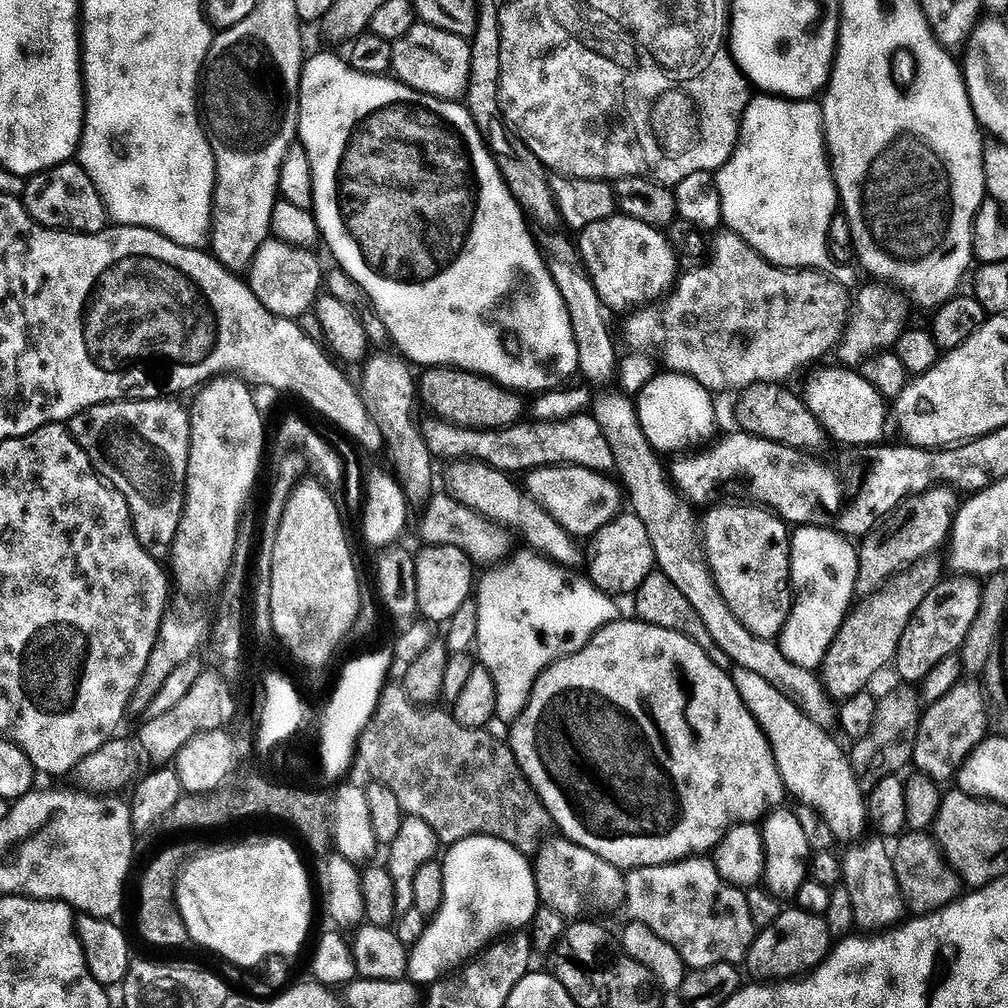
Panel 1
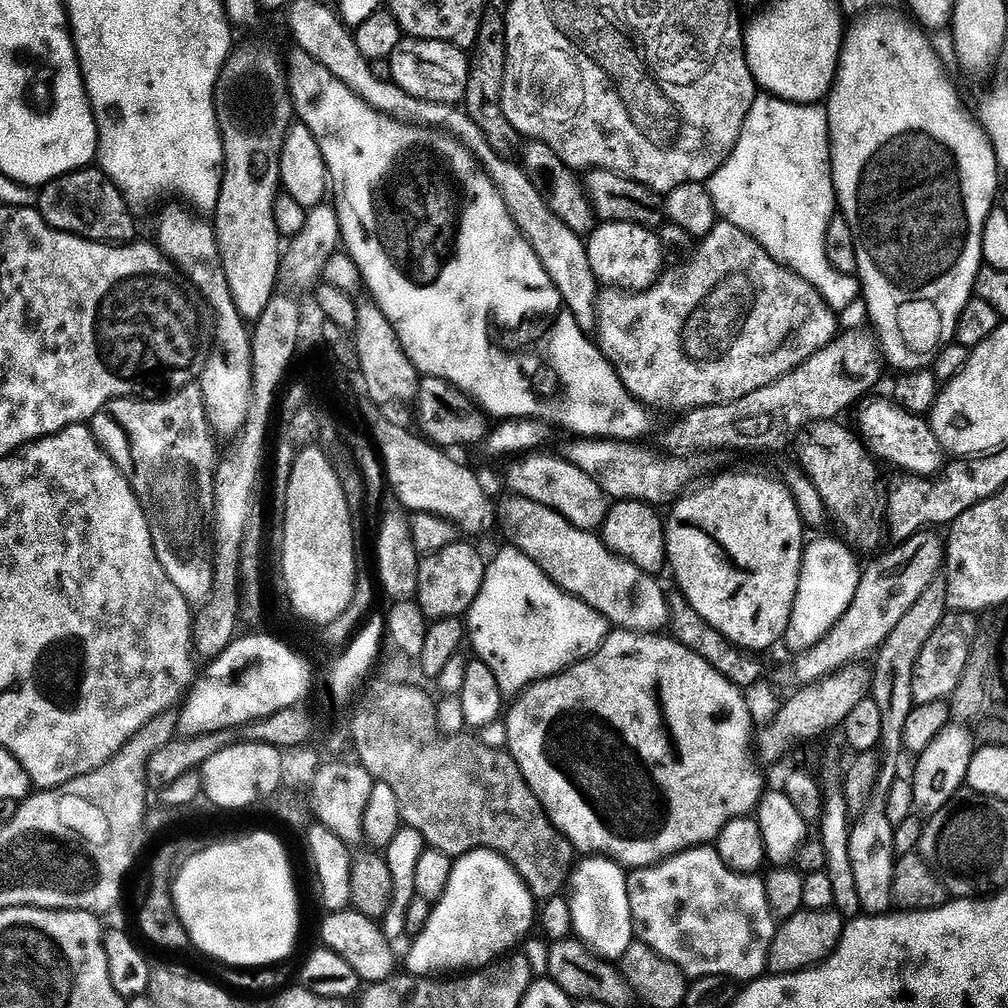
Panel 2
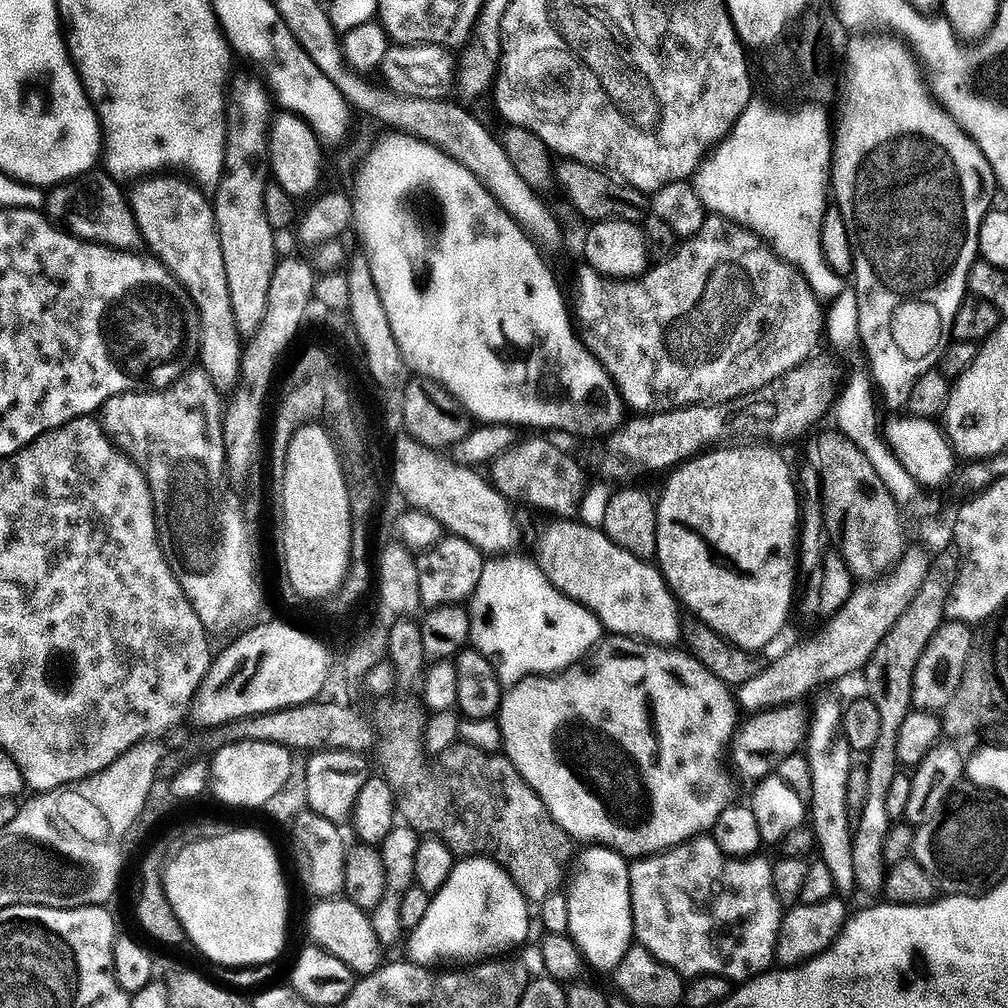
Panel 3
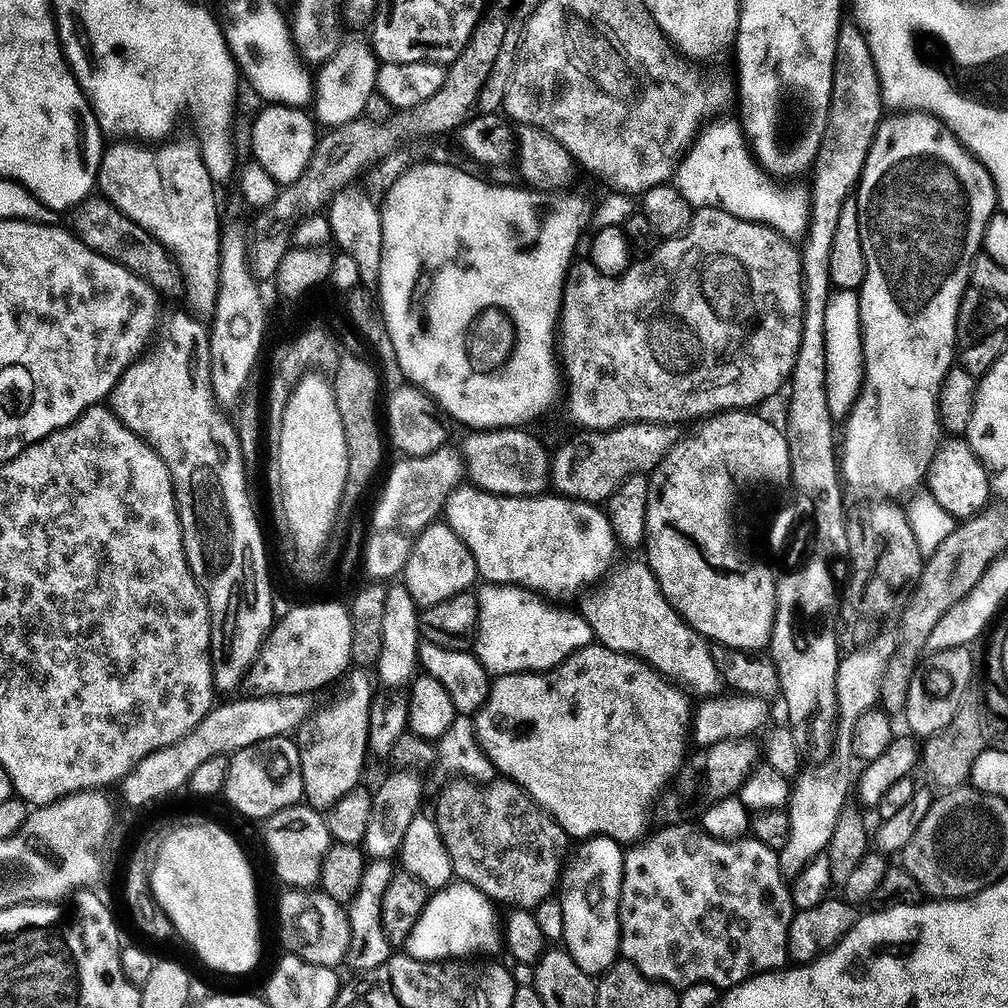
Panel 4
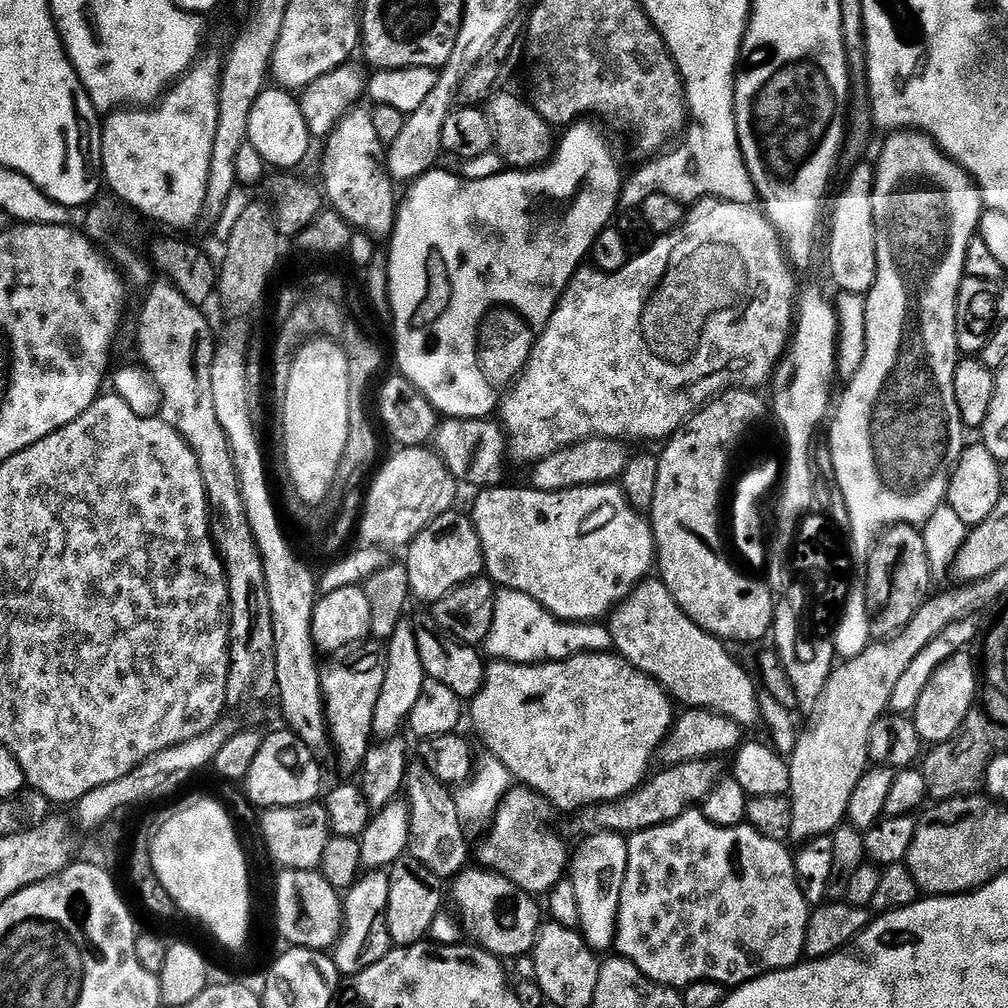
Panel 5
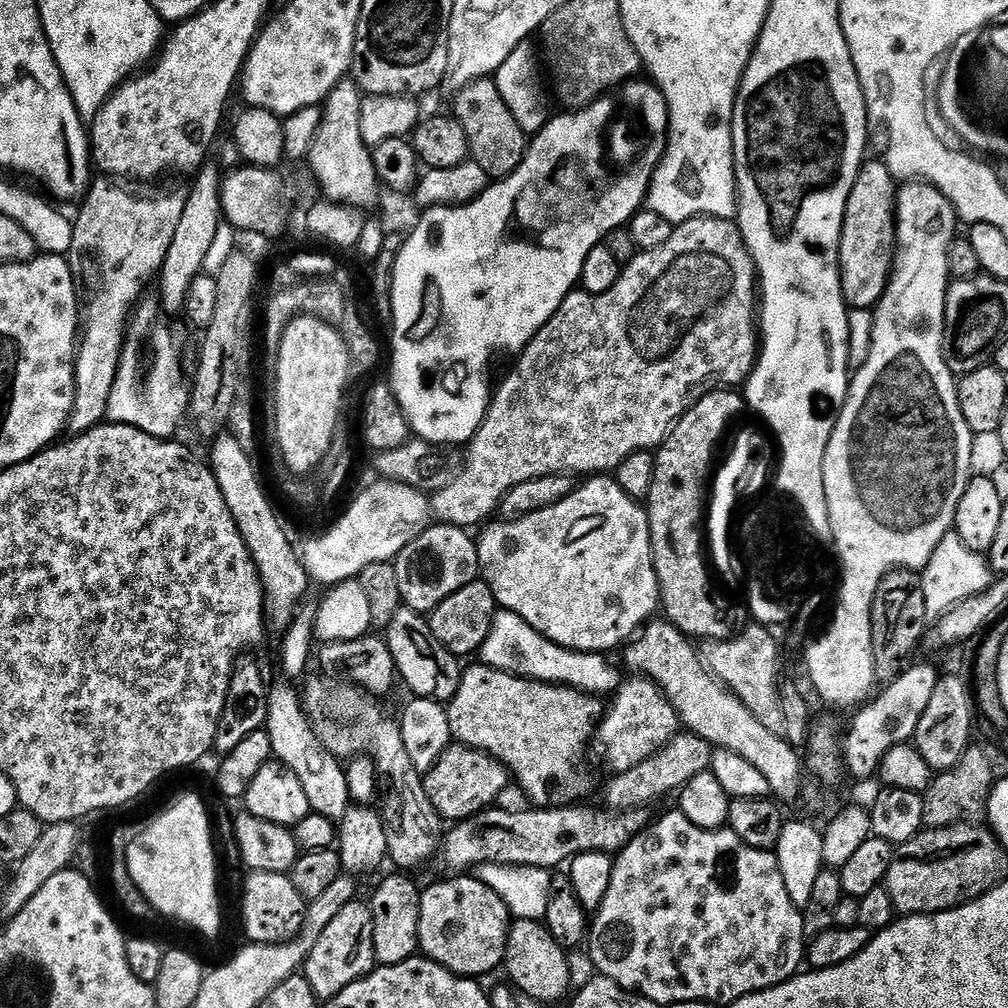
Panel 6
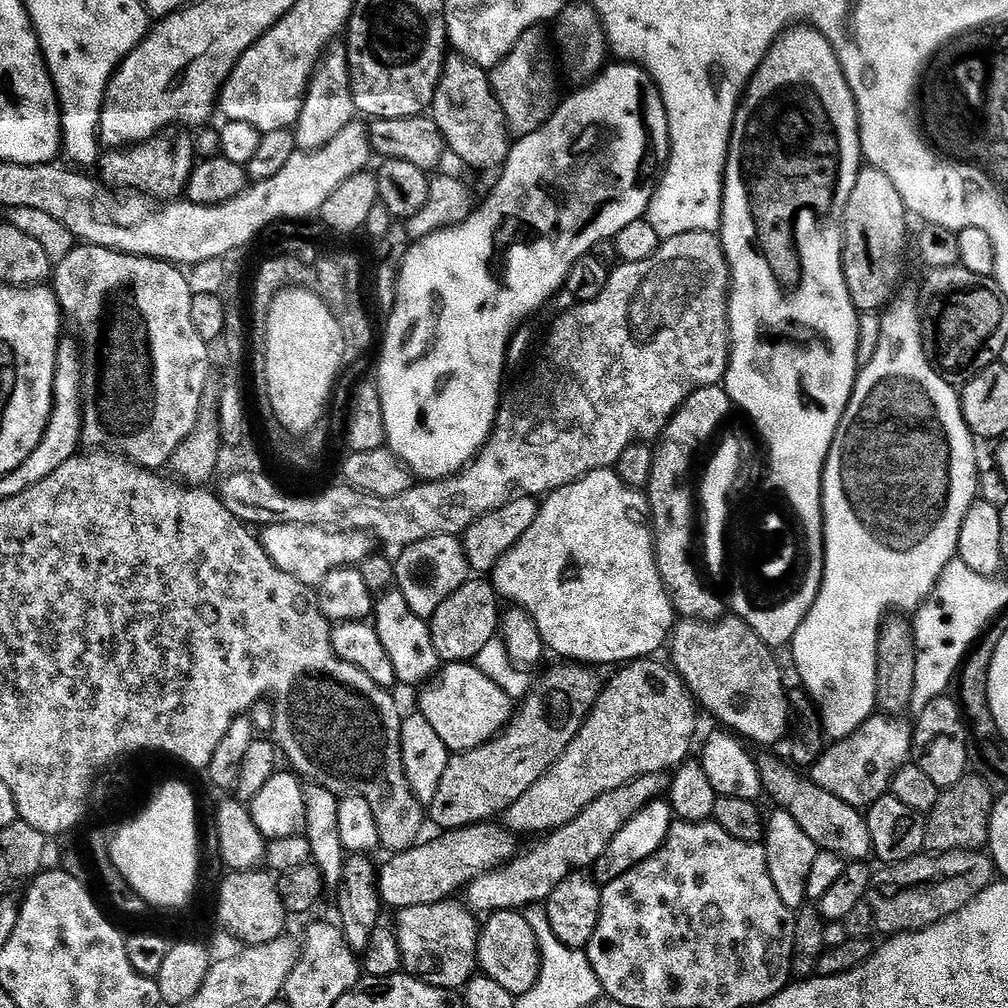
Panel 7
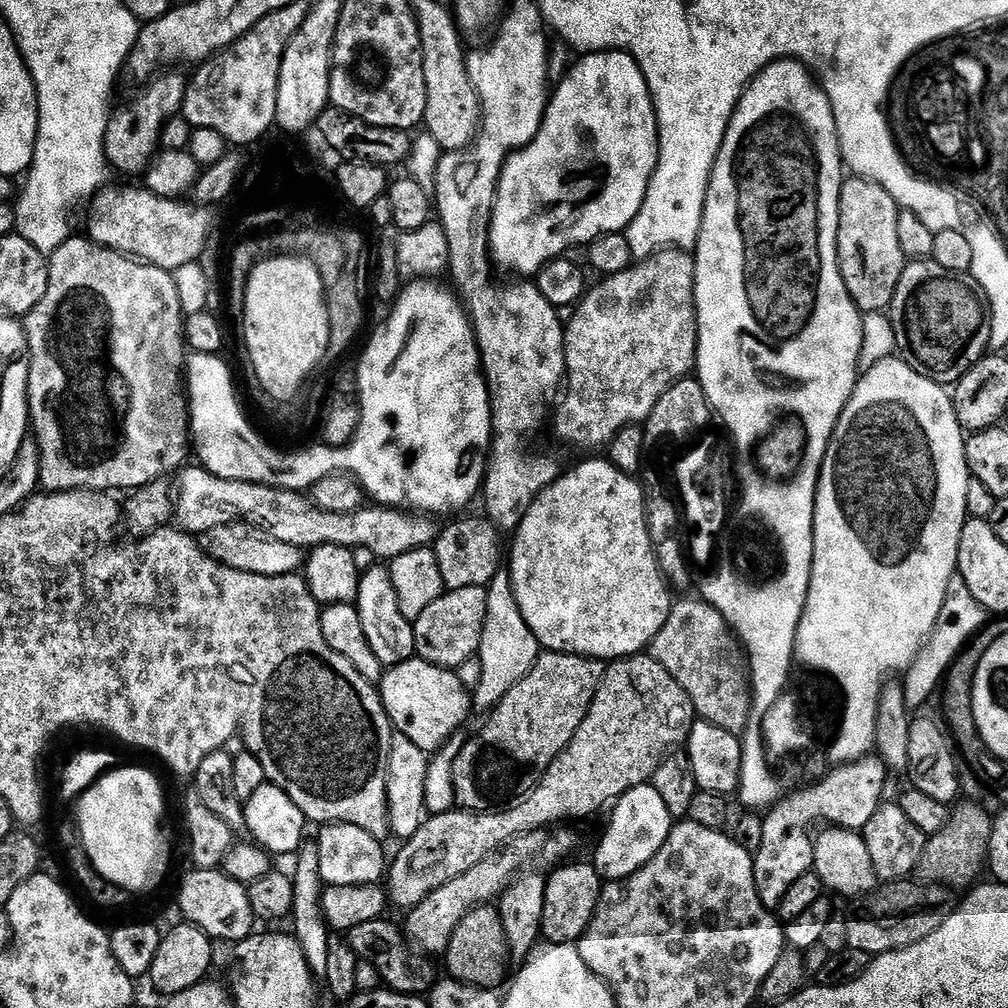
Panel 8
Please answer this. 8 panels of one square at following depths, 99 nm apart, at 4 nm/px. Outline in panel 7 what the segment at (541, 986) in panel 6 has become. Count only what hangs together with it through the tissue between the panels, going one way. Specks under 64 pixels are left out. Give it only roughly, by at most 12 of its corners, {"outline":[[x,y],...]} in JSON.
{"outline":[[525,915],[483,923],[479,971],[514,998],[538,983],[541,958]]}

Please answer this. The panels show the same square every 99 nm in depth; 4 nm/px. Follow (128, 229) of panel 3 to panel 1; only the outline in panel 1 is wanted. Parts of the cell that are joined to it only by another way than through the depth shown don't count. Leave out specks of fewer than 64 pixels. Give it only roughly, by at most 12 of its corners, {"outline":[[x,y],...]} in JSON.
{"outline":[[78,162],[27,181],[24,208],[42,226],[99,236],[110,217]]}

